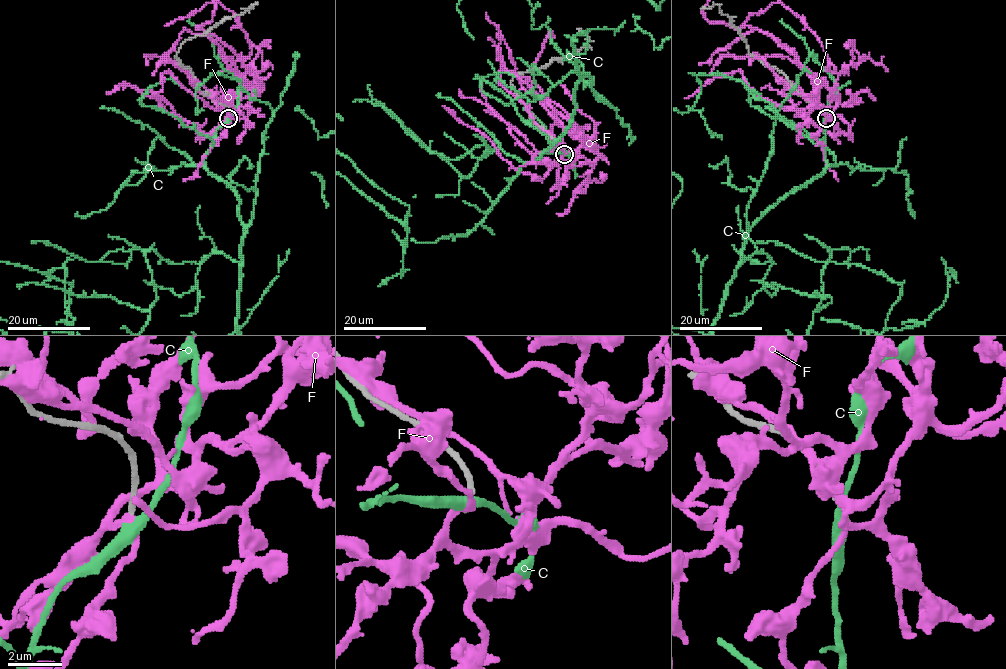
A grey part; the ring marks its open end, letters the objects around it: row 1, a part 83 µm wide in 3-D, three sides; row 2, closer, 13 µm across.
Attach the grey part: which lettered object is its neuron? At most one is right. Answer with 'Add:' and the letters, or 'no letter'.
Add: C

